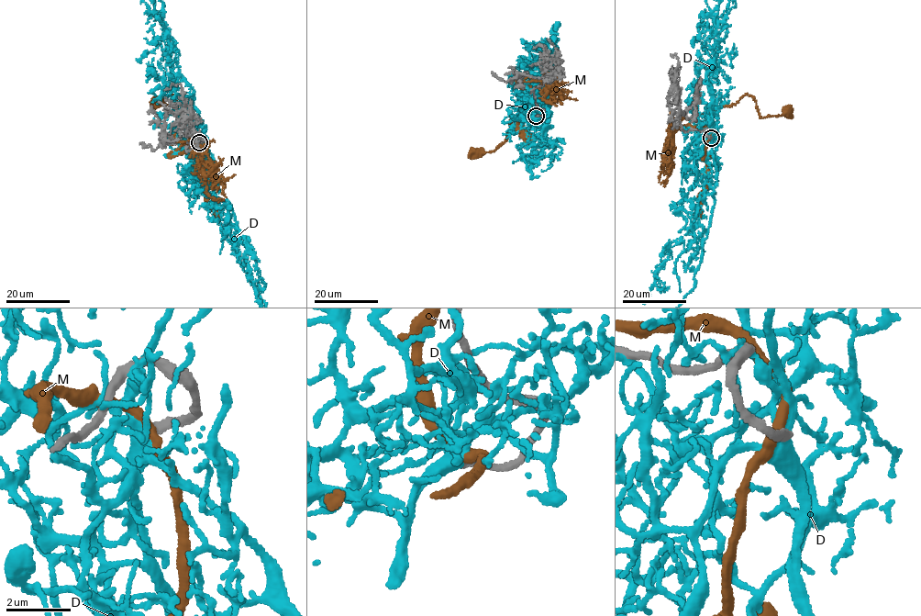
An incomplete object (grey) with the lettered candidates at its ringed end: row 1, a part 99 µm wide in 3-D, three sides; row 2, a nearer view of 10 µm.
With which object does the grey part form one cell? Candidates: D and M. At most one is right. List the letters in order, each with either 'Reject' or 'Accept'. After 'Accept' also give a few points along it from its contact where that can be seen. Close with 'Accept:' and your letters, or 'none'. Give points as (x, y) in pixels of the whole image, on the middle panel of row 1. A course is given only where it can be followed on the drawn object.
D: Reject
M: Reject
Accept: none

